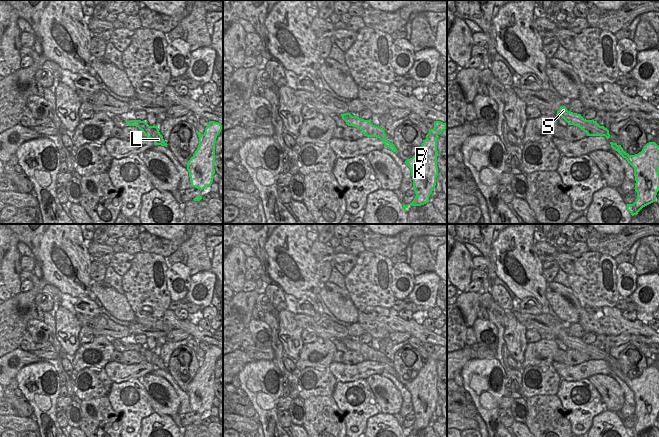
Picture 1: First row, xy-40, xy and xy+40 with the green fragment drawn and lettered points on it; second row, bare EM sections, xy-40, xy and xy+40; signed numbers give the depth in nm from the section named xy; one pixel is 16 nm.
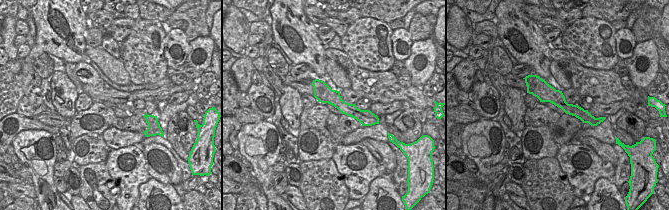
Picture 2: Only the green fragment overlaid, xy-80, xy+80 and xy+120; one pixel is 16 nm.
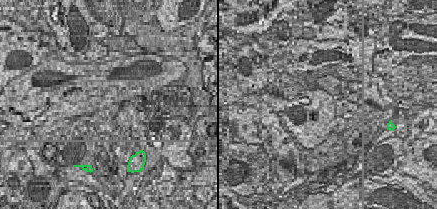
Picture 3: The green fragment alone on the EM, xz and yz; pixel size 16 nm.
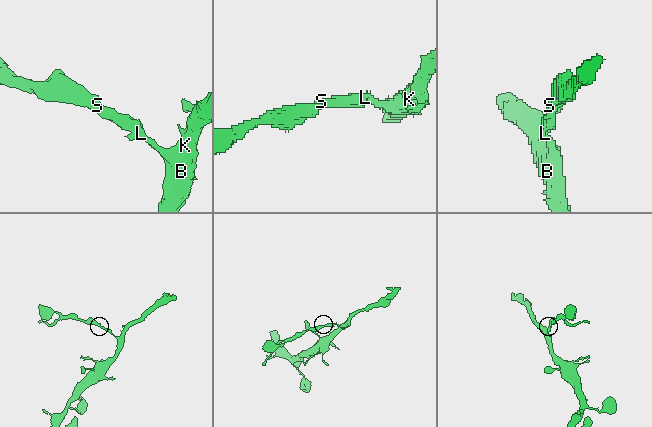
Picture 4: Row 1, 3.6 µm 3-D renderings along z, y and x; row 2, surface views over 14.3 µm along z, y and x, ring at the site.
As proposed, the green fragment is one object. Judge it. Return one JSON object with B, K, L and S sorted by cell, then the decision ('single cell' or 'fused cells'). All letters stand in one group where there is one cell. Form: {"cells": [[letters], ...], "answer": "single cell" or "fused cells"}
{"cells": [["B", "K"], ["L", "S"]], "answer": "fused cells"}

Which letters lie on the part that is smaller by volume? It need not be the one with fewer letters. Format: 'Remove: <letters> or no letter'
Remove: L, S

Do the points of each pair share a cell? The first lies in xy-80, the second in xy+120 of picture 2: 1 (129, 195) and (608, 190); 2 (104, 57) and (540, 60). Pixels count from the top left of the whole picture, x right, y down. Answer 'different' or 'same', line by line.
1: different
2: different

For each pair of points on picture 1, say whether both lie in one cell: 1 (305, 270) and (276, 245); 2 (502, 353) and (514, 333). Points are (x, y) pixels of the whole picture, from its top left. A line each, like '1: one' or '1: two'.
1: one
2: two

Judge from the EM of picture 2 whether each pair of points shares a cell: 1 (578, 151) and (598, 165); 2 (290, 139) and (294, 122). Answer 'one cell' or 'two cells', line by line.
1: one cell
2: two cells

